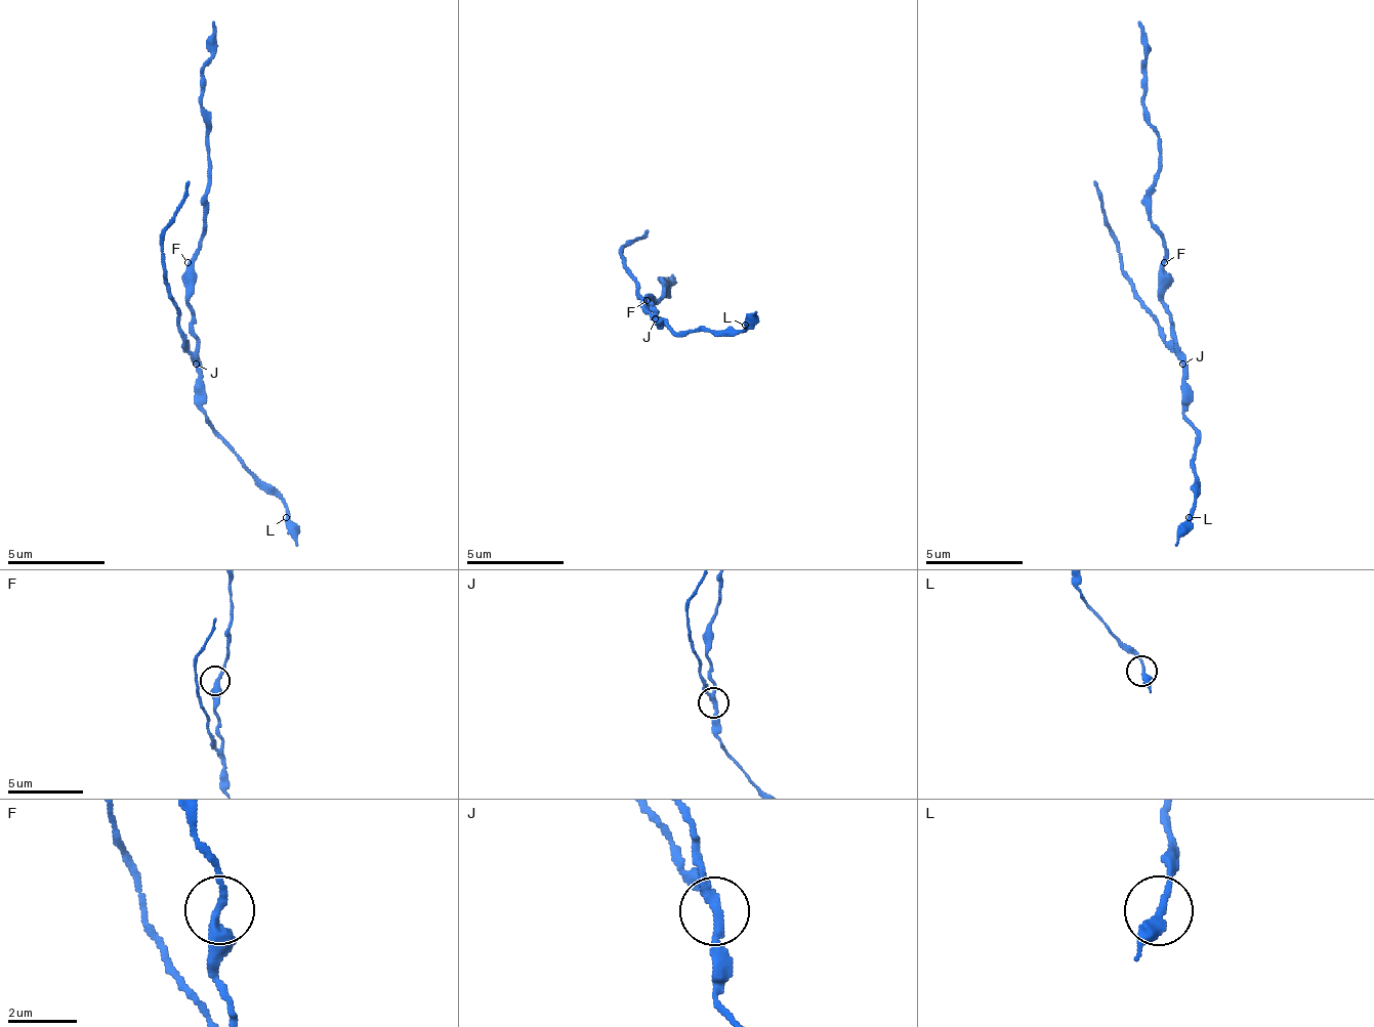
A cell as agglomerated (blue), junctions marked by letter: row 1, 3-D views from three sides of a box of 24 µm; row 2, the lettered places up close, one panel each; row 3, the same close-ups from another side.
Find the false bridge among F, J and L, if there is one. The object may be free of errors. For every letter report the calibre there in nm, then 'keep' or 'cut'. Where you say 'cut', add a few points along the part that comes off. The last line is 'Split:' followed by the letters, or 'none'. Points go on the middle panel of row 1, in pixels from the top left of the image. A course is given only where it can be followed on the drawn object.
F: calibre 320 nm; keep
J: calibre 280 nm; cut; course (656, 319), (622, 256), (622, 251), (647, 231)
L: calibre 300 nm; keep
Split: J

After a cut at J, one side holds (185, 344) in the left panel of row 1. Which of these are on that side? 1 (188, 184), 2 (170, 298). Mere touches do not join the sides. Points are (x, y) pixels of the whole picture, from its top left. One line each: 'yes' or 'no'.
1: yes
2: yes

